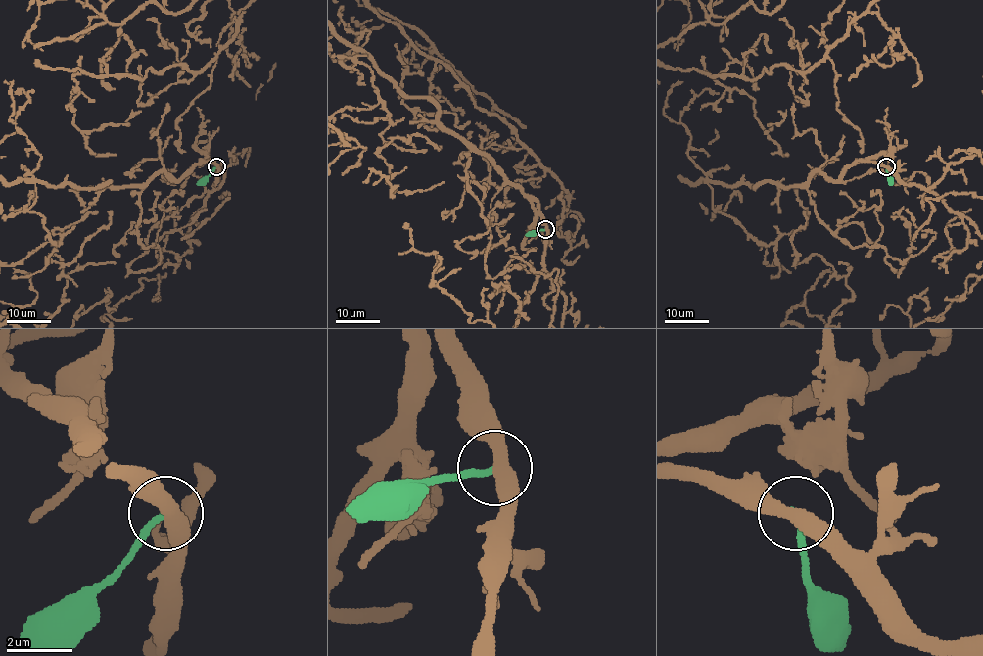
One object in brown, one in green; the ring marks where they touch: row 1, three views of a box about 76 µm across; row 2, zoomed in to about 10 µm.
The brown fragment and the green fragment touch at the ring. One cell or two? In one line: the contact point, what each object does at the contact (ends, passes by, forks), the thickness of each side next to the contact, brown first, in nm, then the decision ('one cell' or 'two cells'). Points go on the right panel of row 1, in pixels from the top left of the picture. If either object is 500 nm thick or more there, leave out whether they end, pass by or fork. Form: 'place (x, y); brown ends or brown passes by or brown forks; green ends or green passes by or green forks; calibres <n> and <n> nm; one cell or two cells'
place (886, 166); brown passes by; green ends; calibres 440 and 180 nm; two cells

